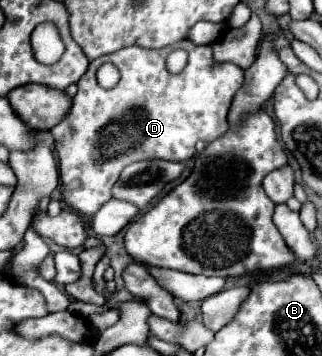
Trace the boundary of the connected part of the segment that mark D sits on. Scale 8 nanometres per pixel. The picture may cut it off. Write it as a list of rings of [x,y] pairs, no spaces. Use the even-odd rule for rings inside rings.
[[[183,40],[179,44],[161,48],[161,50],[147,50],[139,46],[123,48],[119,52],[101,56],[89,64],[89,70],[77,82],[79,90],[73,98],[71,112],[49,132],[53,136],[53,150],[59,162],[59,176],[61,176],[61,200],[67,208],[75,210],[83,216],[93,216],[101,204],[111,200],[111,188],[119,180],[119,174],[125,166],[139,162],[139,160],[171,160],[171,162],[185,162],[195,154],[197,140],[211,142],[223,136],[229,128],[227,114],[235,92],[243,86],[243,68],[231,62],[213,64],[211,46],[193,44],[191,40]],[[173,50],[187,50],[189,60],[187,66],[179,74],[171,74],[165,68],[165,58]],[[105,62],[113,62],[121,74],[117,86],[105,90],[97,84],[97,68]]]

